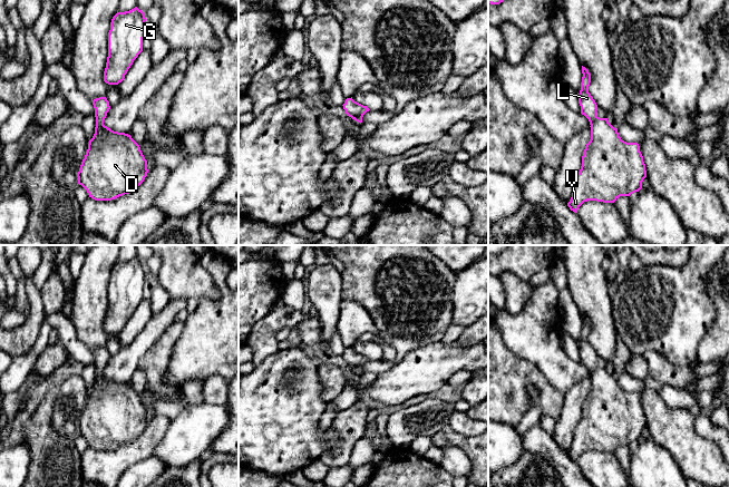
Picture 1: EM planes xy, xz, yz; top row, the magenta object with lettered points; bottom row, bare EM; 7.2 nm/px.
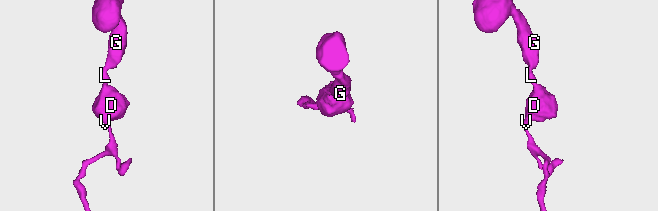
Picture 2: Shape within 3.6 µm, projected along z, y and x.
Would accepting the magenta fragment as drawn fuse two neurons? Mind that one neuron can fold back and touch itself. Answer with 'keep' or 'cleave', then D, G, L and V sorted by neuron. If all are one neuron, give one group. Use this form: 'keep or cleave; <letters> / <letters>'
keep; D G L V

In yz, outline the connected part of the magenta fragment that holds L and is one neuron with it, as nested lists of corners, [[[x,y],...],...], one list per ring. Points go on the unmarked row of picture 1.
[[[583,315],[582,323],[579,353],[581,363],[590,371],[591,389],[567,452],[574,462],[587,450],[614,452],[620,446],[630,446],[642,438],[647,427],[639,393],[622,390],[618,378],[596,364],[597,354],[589,342],[591,323]]]

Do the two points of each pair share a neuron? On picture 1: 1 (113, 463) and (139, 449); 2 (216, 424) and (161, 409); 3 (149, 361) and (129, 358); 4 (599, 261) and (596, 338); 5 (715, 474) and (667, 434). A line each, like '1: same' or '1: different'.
1: same
2: different
3: different
4: same
5: same

